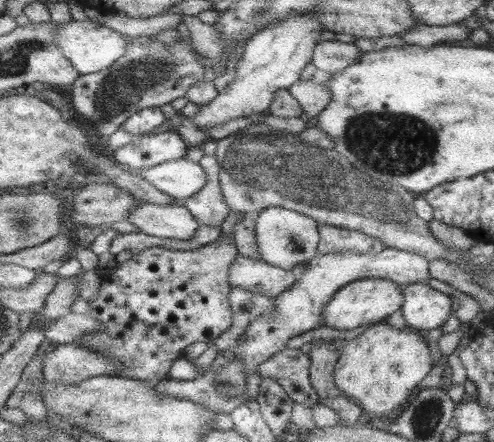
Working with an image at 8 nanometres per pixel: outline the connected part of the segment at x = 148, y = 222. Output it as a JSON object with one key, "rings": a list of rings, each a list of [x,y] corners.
{"rings":[[[141,201],[129,218],[142,232],[162,238],[190,241],[200,230],[200,221],[184,204],[159,205]]]}

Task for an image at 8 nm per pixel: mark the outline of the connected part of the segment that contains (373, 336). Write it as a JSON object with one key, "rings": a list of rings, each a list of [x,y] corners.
{"rings":[[[386,320],[371,324],[340,349],[333,370],[336,386],[372,418],[402,409],[432,368],[432,355],[423,337],[424,333],[408,328],[394,329]]]}

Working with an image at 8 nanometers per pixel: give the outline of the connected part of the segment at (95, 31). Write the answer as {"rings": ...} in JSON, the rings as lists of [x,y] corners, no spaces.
{"rings":[[[74,19],[60,26],[57,43],[83,75],[109,71],[114,63],[118,63],[124,55],[127,55],[128,47],[131,47],[132,44],[124,38],[124,34],[115,29],[91,20],[79,22]]]}

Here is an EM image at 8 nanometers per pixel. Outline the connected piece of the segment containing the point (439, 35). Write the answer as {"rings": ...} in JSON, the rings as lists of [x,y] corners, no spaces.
{"rings":[[[420,23],[416,27],[408,29],[402,35],[396,35],[406,41],[407,44],[416,44],[418,46],[428,47],[454,40],[468,40],[470,29],[460,26],[458,23],[452,25],[430,27]]]}

